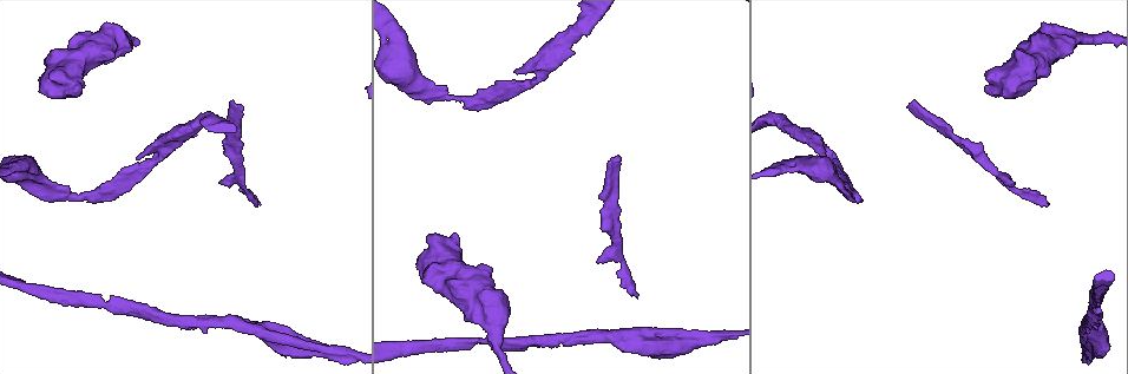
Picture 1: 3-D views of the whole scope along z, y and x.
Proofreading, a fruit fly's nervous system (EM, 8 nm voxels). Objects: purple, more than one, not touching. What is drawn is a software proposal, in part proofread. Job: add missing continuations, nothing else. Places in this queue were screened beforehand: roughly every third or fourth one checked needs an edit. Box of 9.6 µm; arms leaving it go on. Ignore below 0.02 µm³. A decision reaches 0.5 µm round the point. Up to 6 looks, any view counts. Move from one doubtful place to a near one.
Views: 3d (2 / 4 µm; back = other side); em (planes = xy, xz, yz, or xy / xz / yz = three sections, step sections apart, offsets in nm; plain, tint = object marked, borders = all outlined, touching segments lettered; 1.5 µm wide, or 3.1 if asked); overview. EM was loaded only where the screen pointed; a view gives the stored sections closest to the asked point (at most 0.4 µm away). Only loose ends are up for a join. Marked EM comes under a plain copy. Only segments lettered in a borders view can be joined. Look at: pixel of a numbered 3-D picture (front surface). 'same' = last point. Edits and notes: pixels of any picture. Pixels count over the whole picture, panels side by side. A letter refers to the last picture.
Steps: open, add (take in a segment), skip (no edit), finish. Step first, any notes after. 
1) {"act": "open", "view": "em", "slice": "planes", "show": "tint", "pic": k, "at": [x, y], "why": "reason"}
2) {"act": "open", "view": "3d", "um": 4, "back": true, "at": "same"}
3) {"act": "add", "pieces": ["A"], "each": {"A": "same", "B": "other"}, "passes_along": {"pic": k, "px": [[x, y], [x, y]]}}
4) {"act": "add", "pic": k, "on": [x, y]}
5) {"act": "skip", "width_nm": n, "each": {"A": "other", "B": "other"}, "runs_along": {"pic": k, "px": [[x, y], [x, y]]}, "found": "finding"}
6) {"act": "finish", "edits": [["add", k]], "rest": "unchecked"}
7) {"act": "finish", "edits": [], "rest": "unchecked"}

{"act": "open", "view": "3d", "um": 2, "pic": 1, "at": [1047, 205]}

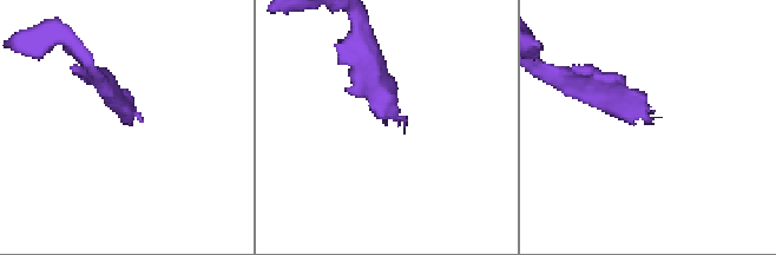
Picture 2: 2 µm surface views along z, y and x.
{"act": "open", "view": "em", "slice": "xz", "step": 8, "show": "borders", "pic": 2, "at": [406, 122]}

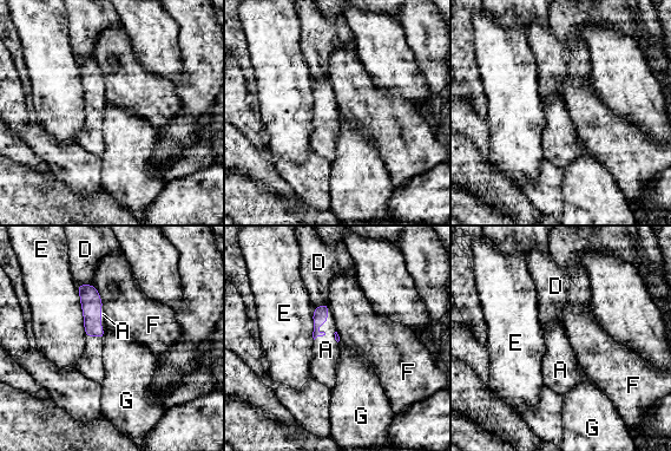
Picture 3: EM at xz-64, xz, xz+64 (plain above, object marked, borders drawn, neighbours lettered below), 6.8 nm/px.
{"act": "open", "view": "em", "slice": "planes", "show": "borders", "at": "same"}

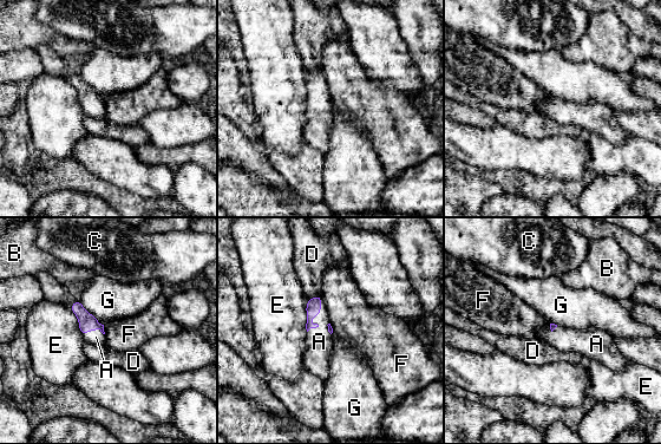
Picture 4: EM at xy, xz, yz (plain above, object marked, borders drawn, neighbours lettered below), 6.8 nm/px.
{"act": "add", "pieces": ["A"], "each": {"A": "same", "B": "other", "C": "other", "D": "other", "E": "other", "F": "other", "G": "other"}, "passes_along": {"pic": 4, "px": [[313, 308], [312, 317], [319, 341]]}, "found": "the cell continues"}

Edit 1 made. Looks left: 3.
{"act": "open", "view": "em", "slice": "xy", "step": 4, "show": "borders", "pic": 1, "at": [456, 233], "why": "branch stops here"}

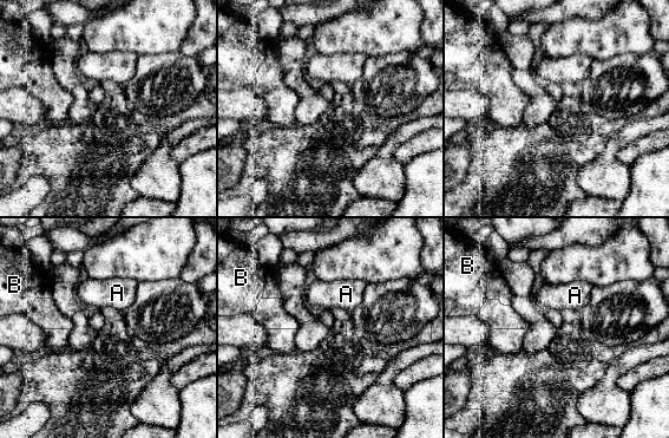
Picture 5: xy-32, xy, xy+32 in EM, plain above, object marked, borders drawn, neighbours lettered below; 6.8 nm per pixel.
{"act": "open", "view": "em", "slice": "planes", "show": "borders", "at": "same", "why": "cut it another way"}

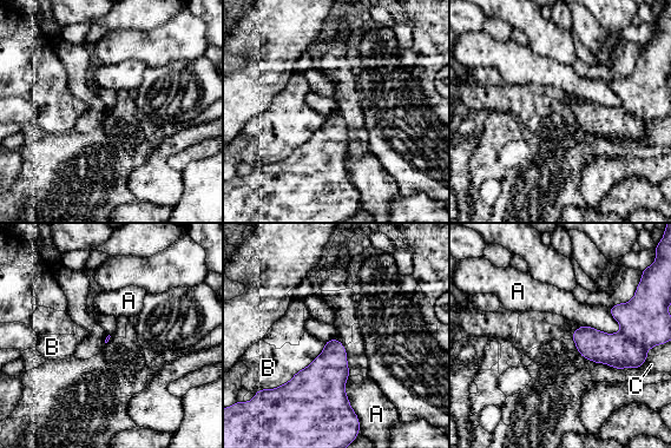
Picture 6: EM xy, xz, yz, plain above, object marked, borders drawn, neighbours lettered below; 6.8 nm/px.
{"act": "skip", "longest_contact_nm": ["B", 480], "each": {"A": "other", "B": "other", "C": "other"}, "border": {"pic": 6, "px": [[326, 343], [306, 367], [274, 389]]}, "found": "none of them fits"}

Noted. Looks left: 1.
{"act": "open", "view": "em", "slice": "xy", "step": 8, "show": "borders", "pic": 1, "at": [132, 165], "why": "free end"}

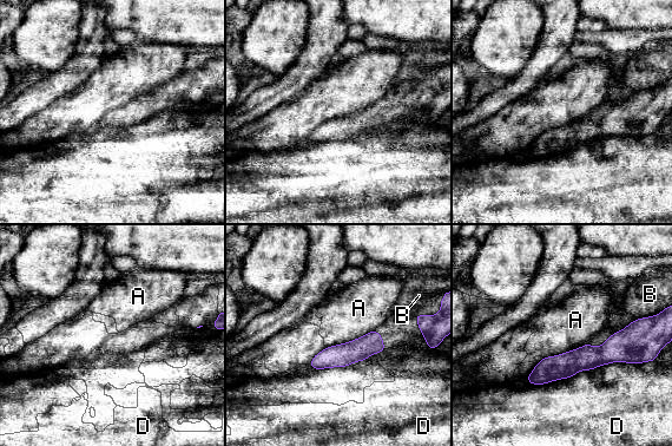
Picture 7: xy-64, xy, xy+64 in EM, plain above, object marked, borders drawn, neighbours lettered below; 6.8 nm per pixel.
{"act": "skip", "width_nm": 160, "longest_contact_nm": ["B", 380], "each": {"A": "other", "B": "other", "D": "other"}, "found": "no lettered segment goes on from it"}

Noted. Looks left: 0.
{"act": "finish", "edits": [["add", 4]], "rest": "unchecked"}

